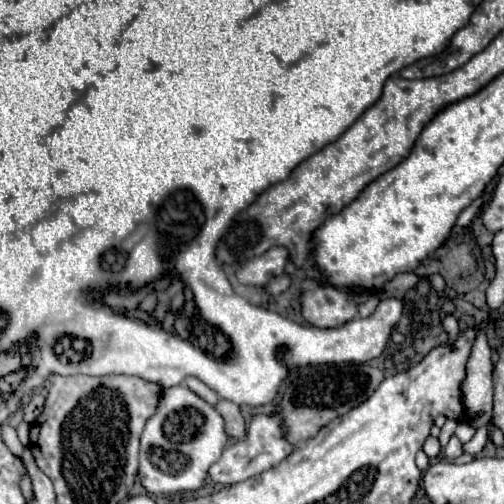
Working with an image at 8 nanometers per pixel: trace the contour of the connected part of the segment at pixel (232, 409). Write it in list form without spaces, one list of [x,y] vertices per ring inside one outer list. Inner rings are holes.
[[[219,400],[215,404],[215,410],[225,420],[225,432],[227,432],[227,436],[239,440],[241,434],[239,434],[239,428],[237,428],[237,404],[235,402],[229,402],[229,400]]]

